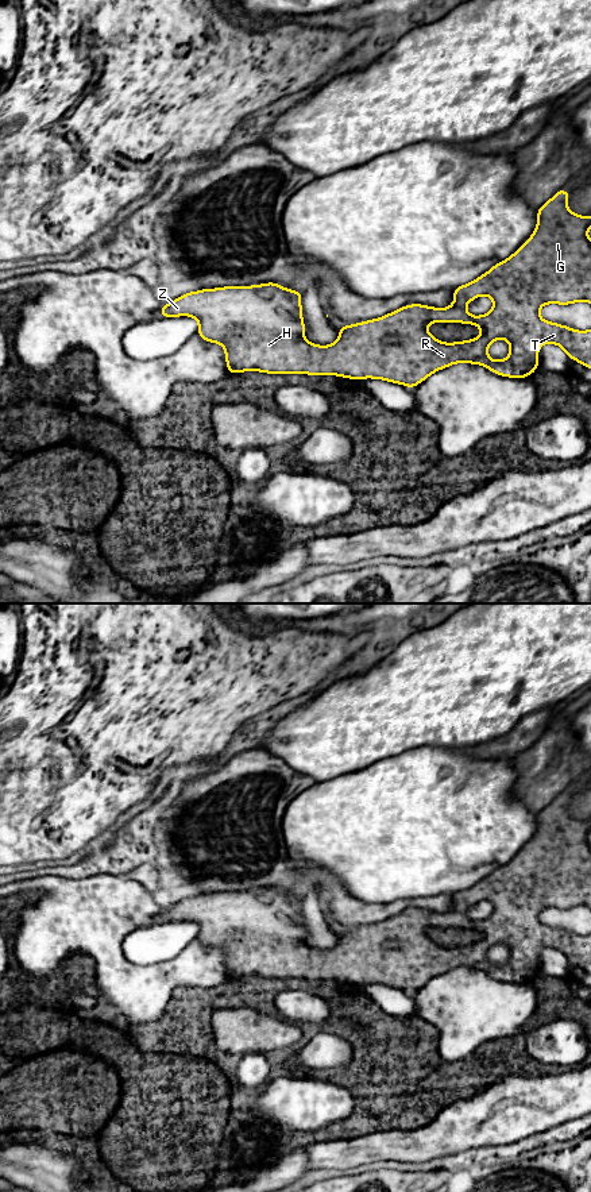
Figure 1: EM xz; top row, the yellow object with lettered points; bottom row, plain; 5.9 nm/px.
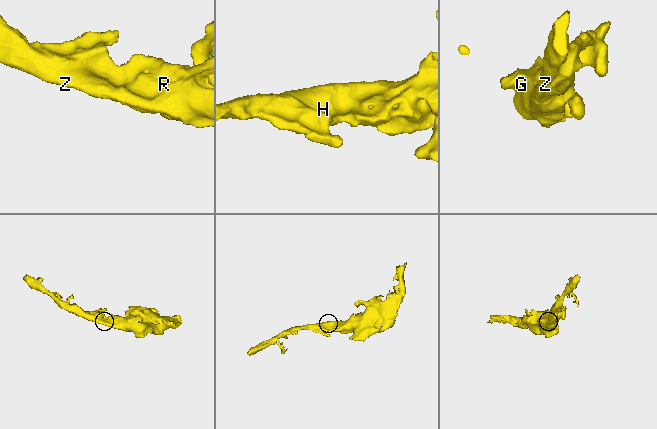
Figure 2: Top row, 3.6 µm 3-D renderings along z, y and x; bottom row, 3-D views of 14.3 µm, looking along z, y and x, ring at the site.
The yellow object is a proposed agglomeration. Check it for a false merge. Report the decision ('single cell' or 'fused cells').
single cell

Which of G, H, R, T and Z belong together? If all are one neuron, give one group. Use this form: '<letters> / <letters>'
G H R T Z

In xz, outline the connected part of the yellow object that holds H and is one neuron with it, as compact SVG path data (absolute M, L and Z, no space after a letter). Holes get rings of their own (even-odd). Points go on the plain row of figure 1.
M559 794L537 814L534 837L514 859L472 887L453 892L455 904L451 911L409 909L379 923L341 930L339 944L329 950L313 949L304 942L302 896L286 894L277 887L185 898L165 909L159 914L159 922L196 922L197 940L208 948L224 952L228 979L260 976L337 980L354 985L372 983L413 994L439 975L456 968L471 968L482 969L501 981L522 984L538 973L538 954L545 948L560 950L568 964L591 975L591 934L576 936L545 926L538 919L538 914L546 909L591 909L591 845L587 841L591 821L571 817L567 811L569 799L571 795ZM479 900L491 902L494 911L486 919L472 921L466 910ZM429 927L478 930L482 940L471 945L444 948L428 937ZM498 944L510 948L510 958L503 965L490 964L487 958L488 950Z

